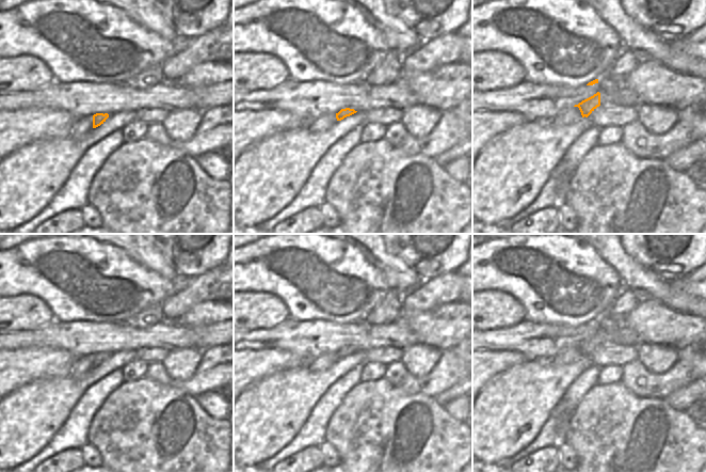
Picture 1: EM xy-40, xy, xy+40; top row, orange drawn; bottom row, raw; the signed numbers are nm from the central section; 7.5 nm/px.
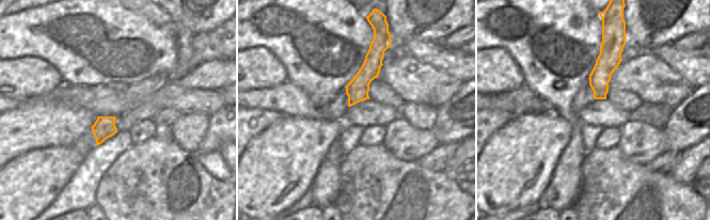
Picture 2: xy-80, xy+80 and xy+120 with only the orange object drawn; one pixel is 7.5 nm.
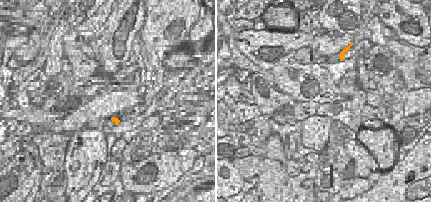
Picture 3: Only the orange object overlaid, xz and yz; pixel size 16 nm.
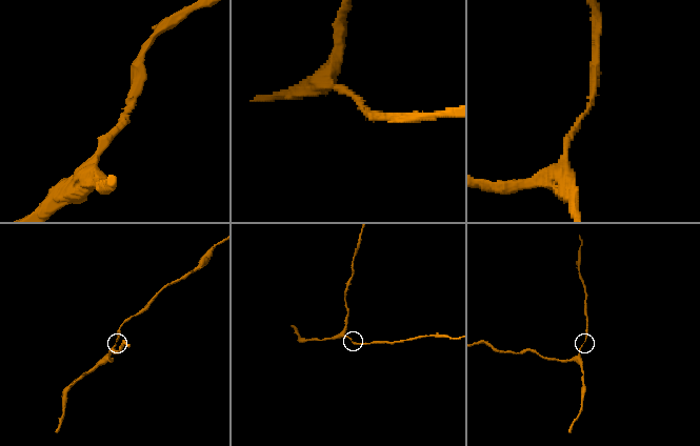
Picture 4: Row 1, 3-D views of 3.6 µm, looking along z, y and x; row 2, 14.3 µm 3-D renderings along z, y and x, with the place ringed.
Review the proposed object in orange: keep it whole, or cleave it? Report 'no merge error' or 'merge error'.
no merge error

